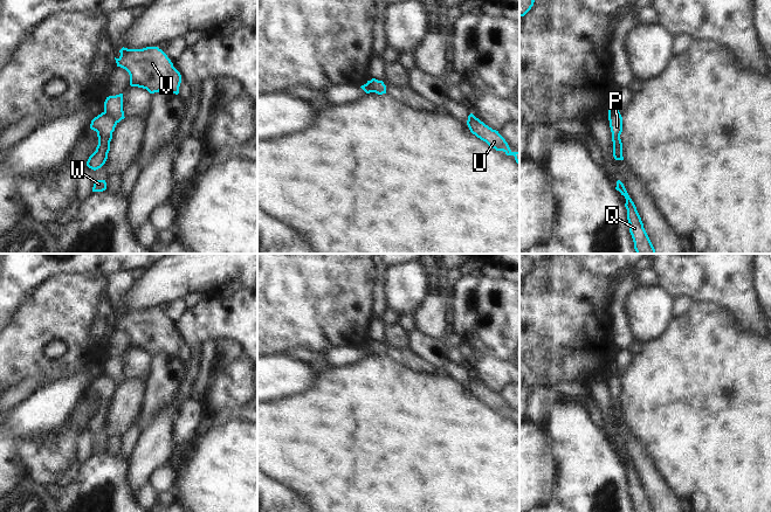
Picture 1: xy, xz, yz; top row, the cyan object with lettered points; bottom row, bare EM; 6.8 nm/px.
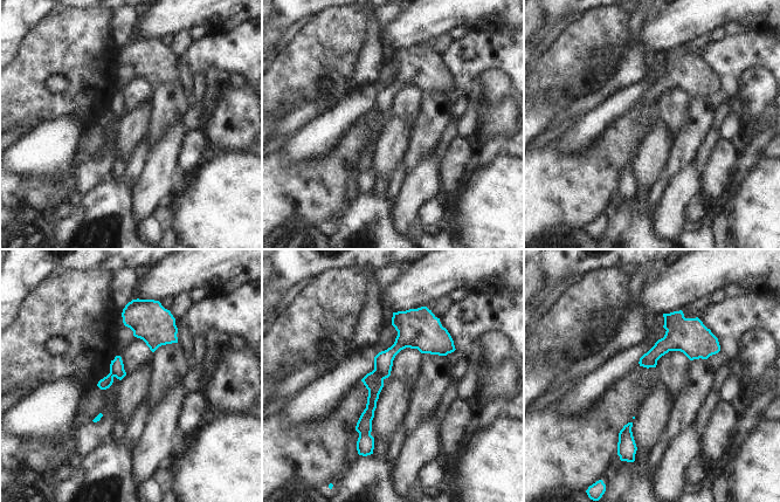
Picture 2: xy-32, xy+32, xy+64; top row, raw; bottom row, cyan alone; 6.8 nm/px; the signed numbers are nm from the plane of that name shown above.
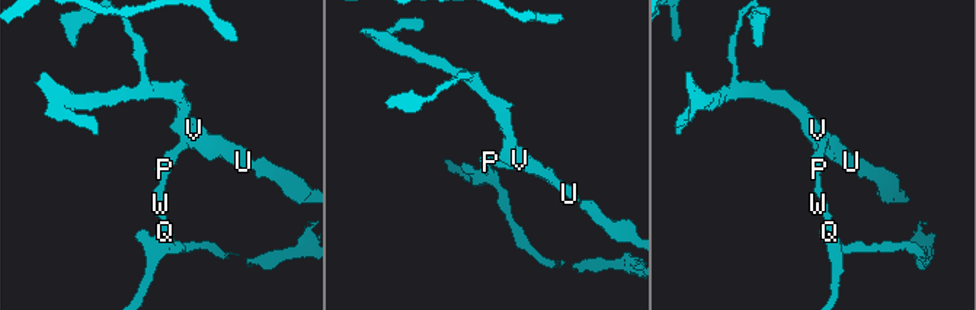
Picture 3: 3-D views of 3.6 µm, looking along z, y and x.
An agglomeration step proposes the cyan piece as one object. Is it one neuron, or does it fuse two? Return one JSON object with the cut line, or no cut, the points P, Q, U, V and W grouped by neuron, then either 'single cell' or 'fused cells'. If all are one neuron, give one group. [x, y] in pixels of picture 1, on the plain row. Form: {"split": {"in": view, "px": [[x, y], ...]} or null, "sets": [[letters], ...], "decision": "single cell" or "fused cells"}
{"split": {"in": "xy", "px": [[104, 373], [116, 386]]}, "sets": [["P", "Q", "W"], ["U", "V"]], "decision": "fused cells"}

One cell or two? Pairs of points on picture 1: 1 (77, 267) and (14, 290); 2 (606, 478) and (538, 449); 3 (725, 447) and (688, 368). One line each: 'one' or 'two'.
1: one
2: two
3: one

